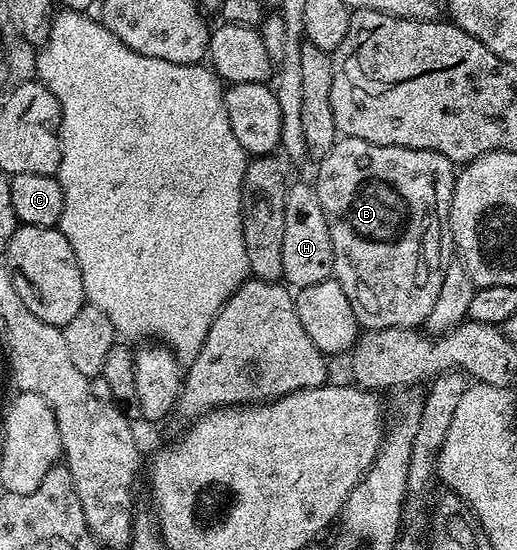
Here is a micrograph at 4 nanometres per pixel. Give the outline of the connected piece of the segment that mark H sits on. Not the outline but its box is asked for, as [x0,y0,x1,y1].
[282,182,334,289]

